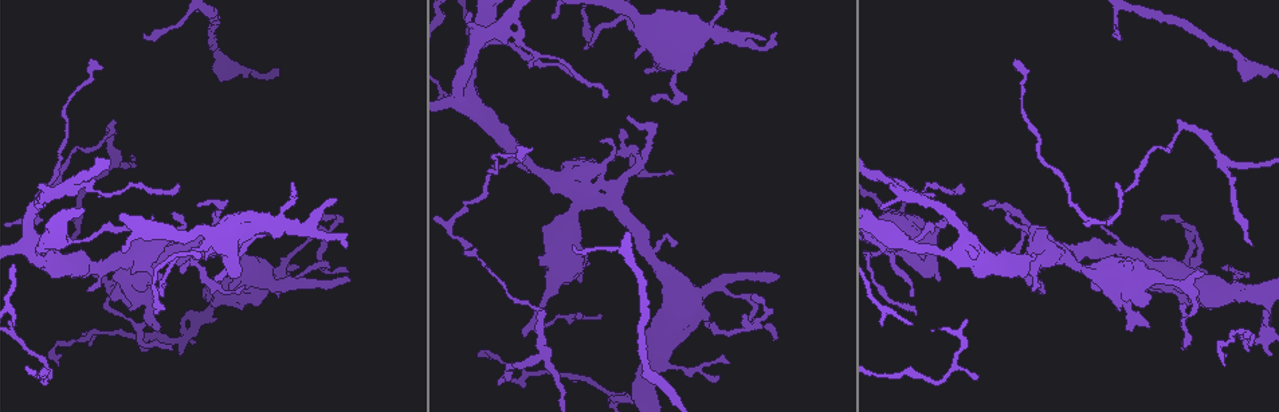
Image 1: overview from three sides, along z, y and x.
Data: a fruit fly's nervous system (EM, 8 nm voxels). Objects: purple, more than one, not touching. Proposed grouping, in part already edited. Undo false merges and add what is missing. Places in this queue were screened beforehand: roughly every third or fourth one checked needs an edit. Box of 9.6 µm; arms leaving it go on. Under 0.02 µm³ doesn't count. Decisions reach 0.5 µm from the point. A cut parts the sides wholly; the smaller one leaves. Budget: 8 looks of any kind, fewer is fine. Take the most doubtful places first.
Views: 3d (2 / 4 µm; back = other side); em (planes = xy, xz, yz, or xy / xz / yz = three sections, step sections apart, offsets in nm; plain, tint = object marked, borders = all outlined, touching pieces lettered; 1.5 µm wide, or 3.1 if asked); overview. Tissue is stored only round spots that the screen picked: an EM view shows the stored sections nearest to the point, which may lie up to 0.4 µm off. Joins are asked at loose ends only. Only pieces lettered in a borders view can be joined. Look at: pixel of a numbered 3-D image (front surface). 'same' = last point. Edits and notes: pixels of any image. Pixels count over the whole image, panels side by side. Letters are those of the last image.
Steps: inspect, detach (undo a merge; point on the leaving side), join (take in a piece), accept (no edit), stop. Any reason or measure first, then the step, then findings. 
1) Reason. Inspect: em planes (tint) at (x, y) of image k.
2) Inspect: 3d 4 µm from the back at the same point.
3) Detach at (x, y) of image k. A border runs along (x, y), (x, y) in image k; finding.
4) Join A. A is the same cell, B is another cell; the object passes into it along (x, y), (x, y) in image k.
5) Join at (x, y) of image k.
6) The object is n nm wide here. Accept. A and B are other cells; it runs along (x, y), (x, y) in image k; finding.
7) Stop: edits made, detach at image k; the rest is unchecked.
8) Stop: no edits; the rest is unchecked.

Free end. Inspect: em yz step 4 (tint) at (1113, 34) of image 1.

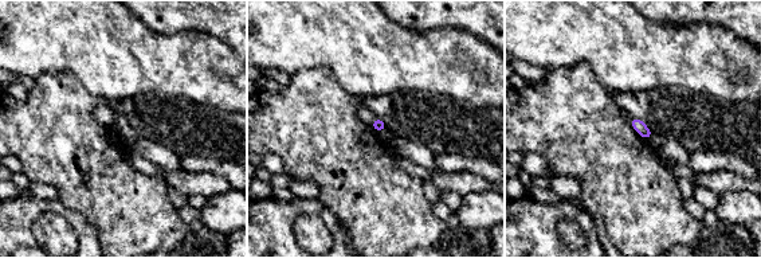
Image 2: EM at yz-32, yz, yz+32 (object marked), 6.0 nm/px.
Inspect: em xz step 4 (borders) at the same point.

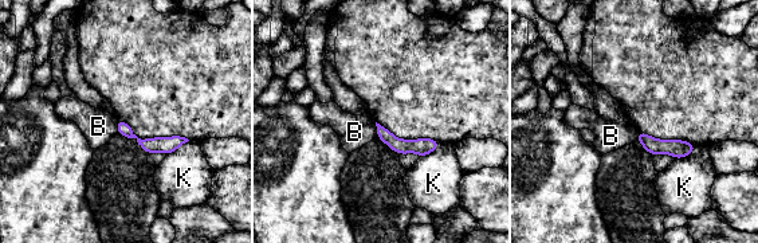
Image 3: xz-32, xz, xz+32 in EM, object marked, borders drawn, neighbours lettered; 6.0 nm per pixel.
Accept. B and K are other cells; a border runs along (374, 122), (377, 137) in image 3; none of them fits.

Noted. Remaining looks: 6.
Tapers out. Inspect: 3d 4 µm at (500, 385) of image 1.

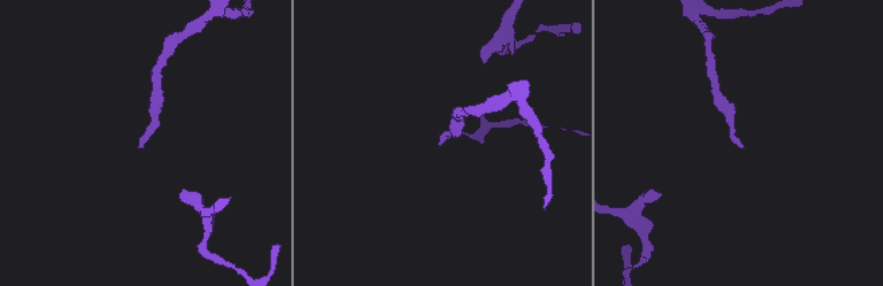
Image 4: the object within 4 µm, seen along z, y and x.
Inspect: em xz step 4 (tint) at (742, 146) of image 4.

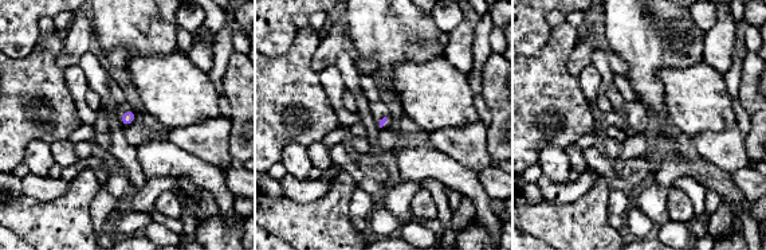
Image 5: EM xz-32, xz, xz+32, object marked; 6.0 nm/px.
Another direction. Inspect: em planes (borders) at the same point.

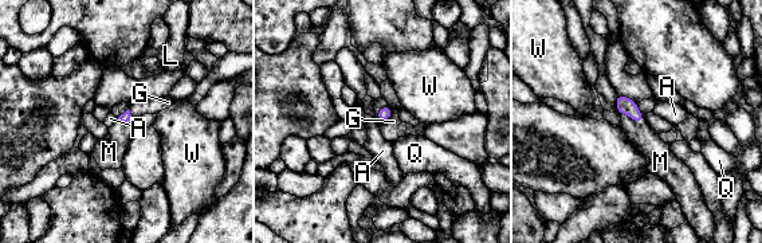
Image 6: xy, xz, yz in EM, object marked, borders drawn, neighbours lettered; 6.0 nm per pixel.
The longest contact is with M, 150 nm. Join M. M is the same cell, A, G, L, Q and W are other cells; the object passes into it along (628, 106), (633, 120), (647, 141) in image 6; the neuron continues.

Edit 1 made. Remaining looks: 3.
Branch stops here. Inspect: em planes (borders) at (780, 278) of image 1.

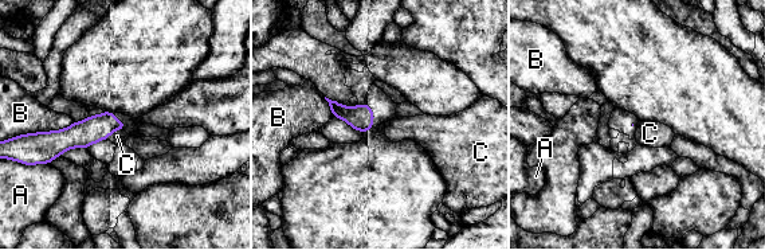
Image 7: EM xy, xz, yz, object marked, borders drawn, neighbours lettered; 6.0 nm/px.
Join C. C is the same cell, A and B are other cells; the neuron continues.

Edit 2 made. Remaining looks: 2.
Stop: edits made, join at image 6, join at image 7; the rest is unchecked.

